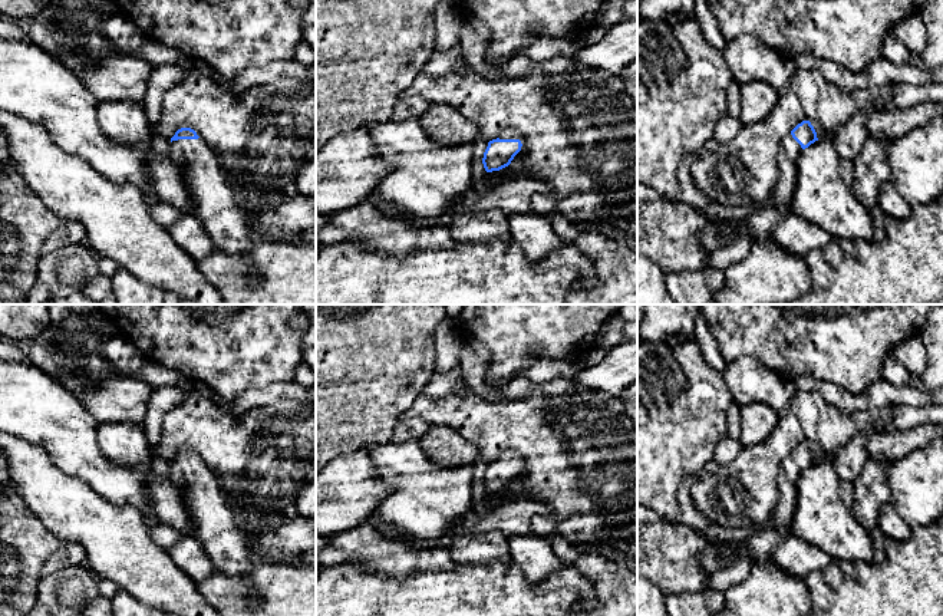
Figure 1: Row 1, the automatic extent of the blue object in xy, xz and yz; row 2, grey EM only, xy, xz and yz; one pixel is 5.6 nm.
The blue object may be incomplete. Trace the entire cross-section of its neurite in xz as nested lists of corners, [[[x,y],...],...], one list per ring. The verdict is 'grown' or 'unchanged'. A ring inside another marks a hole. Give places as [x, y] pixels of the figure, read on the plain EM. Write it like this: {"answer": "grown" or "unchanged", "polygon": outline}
{"answer": "grown", "polygon": [[[505,452],[497,461],[488,464],[482,485],[487,494],[499,493],[511,485],[521,472],[522,458],[517,452]]]}

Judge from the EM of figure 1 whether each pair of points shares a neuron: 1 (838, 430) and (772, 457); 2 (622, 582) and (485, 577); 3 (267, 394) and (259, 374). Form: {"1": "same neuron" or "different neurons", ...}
{"1": "same neuron", "2": "different neurons", "3": "different neurons"}

